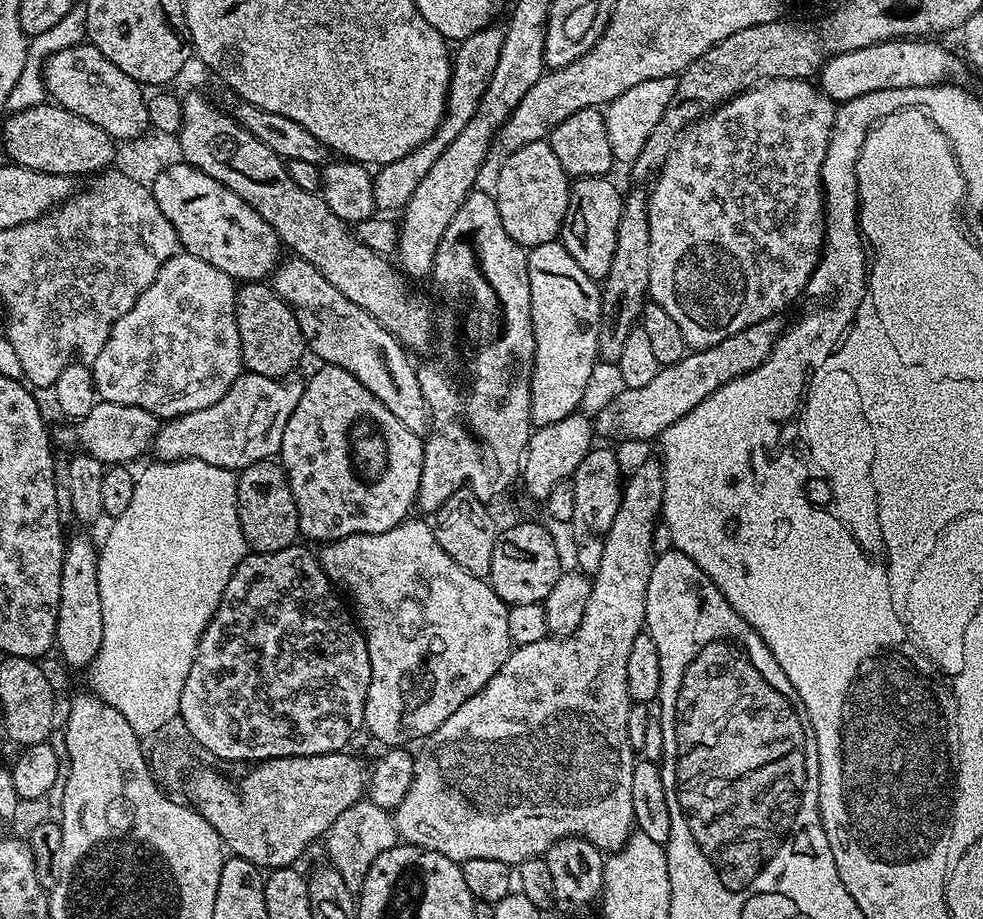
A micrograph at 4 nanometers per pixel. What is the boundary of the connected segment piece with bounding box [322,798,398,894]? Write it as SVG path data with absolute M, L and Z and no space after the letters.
M367 798L350 806L350 810L342 810L342 814L334 818L330 830L322 840L325 850L328 851L327 863L335 872L342 874L342 882L346 882L346 886L350 886L354 894L359 893L370 866L374 866L374 858L393 848L397 842L393 813Z

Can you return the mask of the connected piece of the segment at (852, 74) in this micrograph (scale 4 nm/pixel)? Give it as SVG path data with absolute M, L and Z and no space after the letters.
M903 38L872 44L862 50L829 56L818 73L819 87L831 100L843 102L887 88L934 86L953 79L960 64L940 44L928 38Z

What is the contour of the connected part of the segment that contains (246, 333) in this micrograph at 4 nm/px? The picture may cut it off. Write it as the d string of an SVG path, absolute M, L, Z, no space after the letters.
M244 282L236 290L236 321L243 367L254 374L287 377L296 363L306 356L304 336L294 318L292 308L268 282Z

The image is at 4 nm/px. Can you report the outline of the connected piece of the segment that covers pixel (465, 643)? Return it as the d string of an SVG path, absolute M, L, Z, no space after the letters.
M409 518L398 527L386 530L382 534L354 534L341 540L327 541L321 548L324 549L318 552L318 559L322 570L333 585L344 584L343 591L348 591L353 602L357 604L354 612L364 633L364 639L368 642L370 654L370 690L366 694L364 728L374 739L381 740L384 746L408 746L415 736L427 738L431 732L438 730L438 726L442 726L442 722L446 722L446 718L450 718L450 714L454 714L454 710L458 710L458 706L462 706L462 702L466 702L466 698L478 694L478 690L482 690L482 686L486 686L486 682L490 682L490 678L498 674L498 670L512 653L514 645L510 638L509 605L504 604L502 598L498 598L487 579L462 570L462 566L458 566L458 562L454 562L454 558L450 558L450 554L446 554L442 546L438 546L438 538L429 521L427 524L424 520Z

